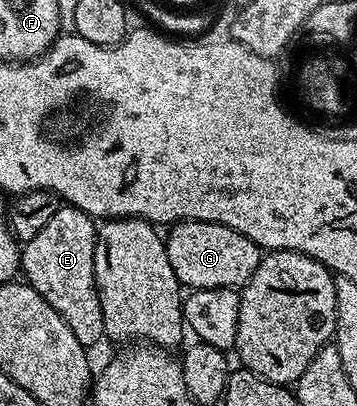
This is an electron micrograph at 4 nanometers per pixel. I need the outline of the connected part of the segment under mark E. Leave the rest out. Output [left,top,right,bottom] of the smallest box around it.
[20,205,105,349]

